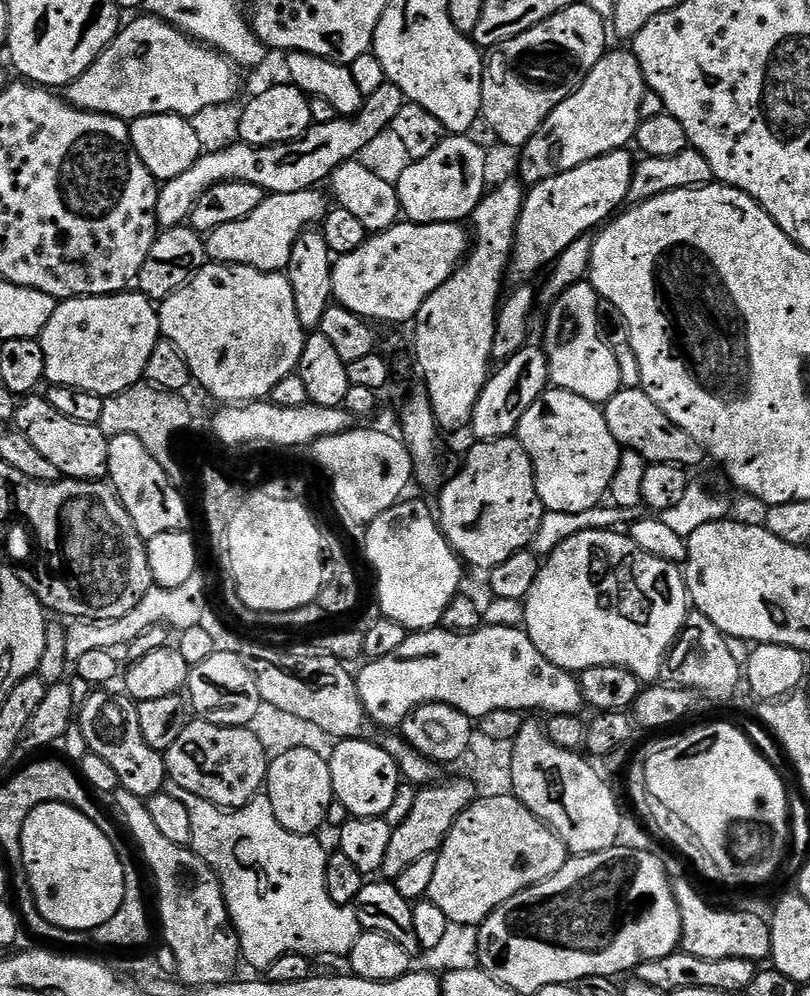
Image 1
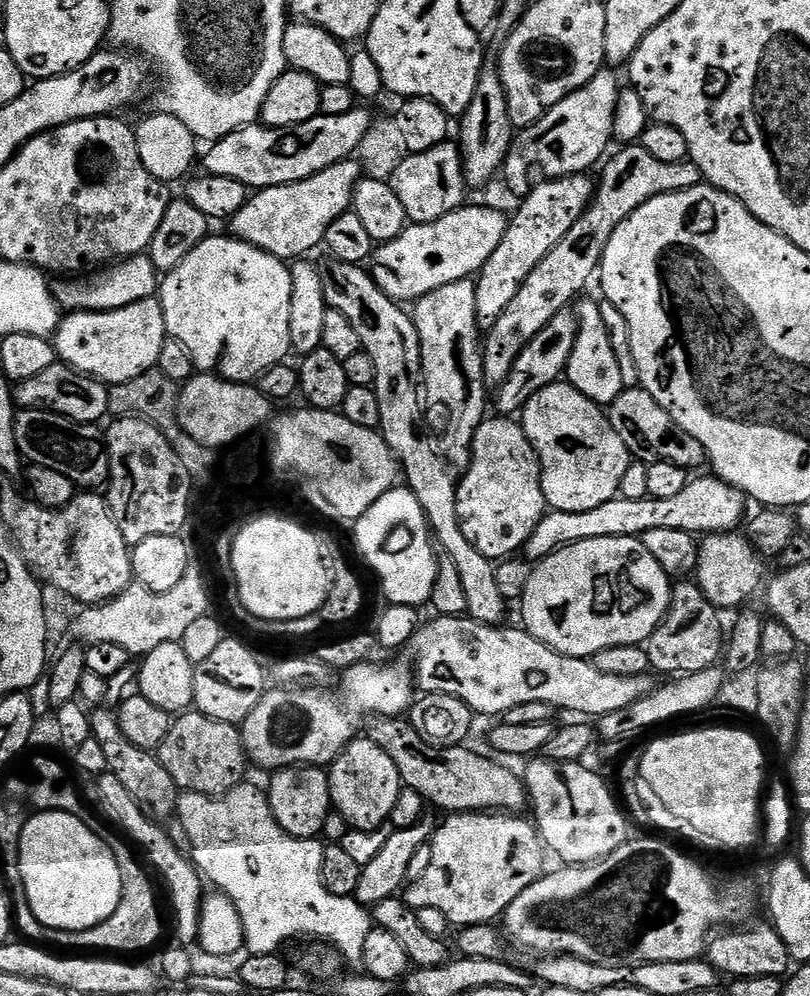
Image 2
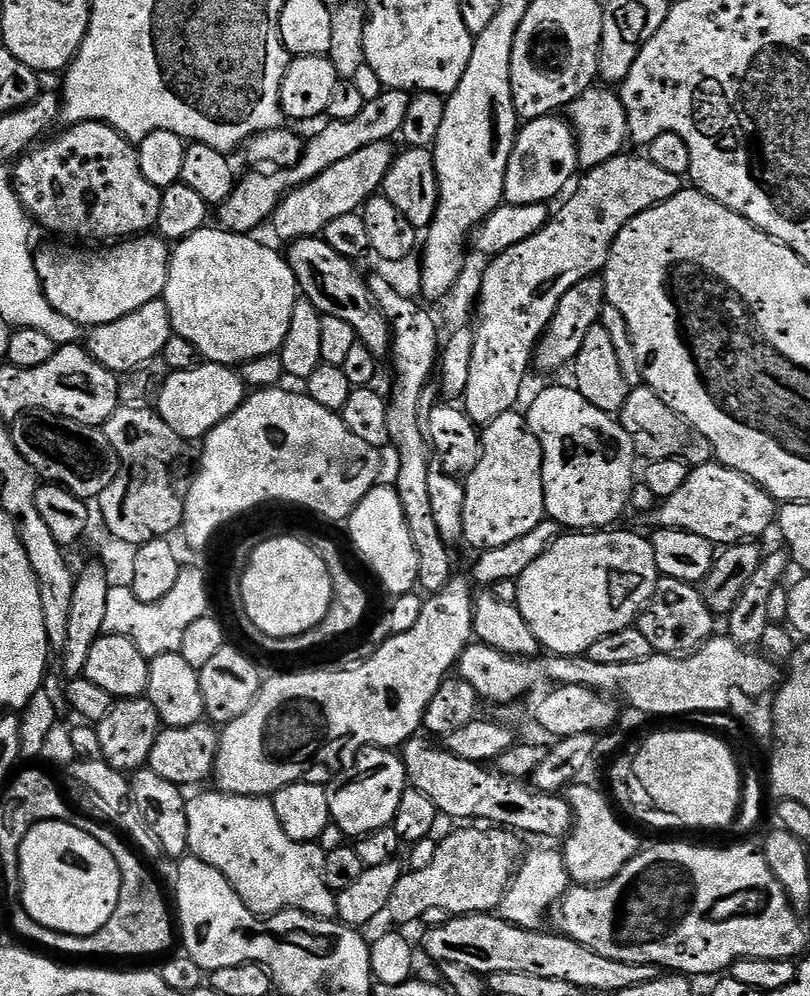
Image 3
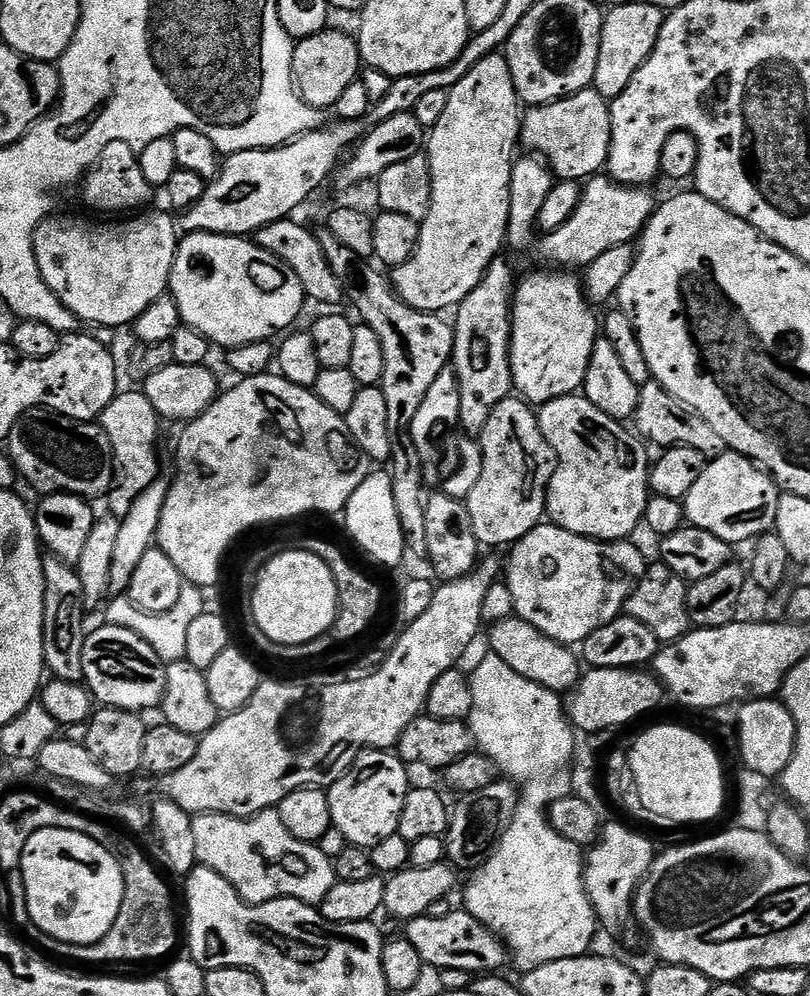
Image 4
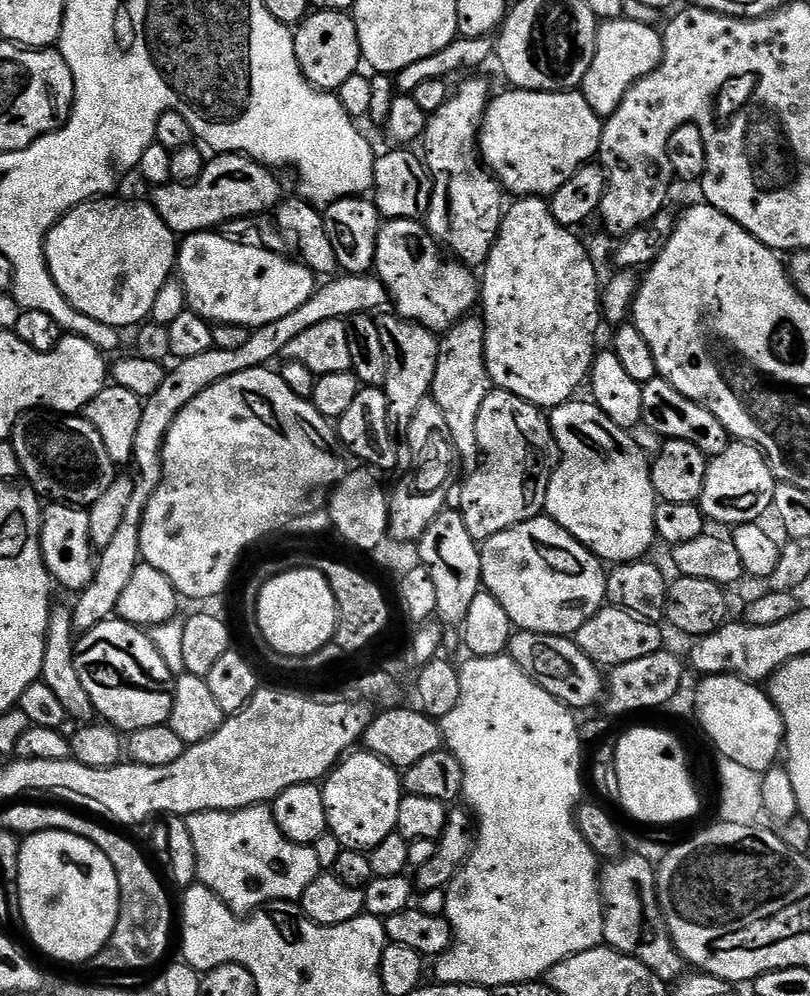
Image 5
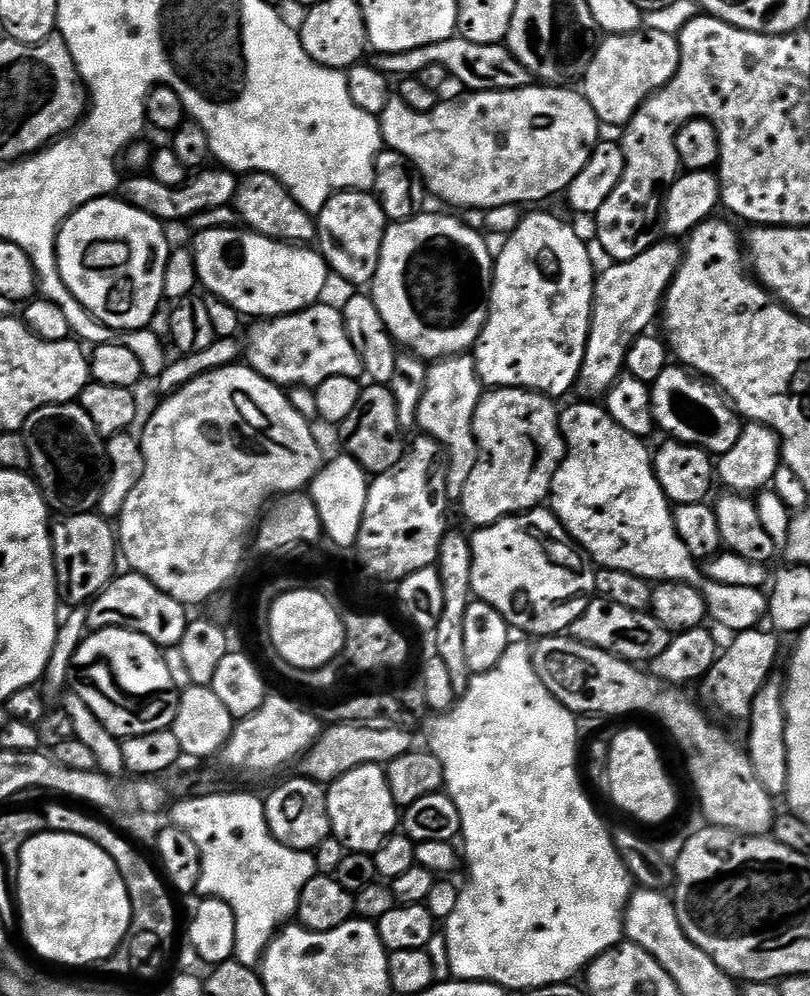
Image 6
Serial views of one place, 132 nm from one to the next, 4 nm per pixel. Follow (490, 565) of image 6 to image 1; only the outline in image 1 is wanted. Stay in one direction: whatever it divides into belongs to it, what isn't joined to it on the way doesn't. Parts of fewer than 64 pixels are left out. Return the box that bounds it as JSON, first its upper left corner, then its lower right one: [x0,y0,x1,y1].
[524,530,690,682]

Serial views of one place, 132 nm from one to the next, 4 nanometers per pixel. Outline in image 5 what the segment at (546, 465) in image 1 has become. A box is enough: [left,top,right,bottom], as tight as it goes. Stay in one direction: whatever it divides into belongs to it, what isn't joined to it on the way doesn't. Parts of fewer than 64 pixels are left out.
[544,398,658,565]

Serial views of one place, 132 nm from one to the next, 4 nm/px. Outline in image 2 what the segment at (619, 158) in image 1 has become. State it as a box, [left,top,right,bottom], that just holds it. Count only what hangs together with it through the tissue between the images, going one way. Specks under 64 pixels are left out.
[475,175,597,330]

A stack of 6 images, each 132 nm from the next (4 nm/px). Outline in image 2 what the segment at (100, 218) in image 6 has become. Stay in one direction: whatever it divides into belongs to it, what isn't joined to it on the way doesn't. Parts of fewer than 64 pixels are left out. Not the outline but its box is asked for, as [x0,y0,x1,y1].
[51,254,158,312]

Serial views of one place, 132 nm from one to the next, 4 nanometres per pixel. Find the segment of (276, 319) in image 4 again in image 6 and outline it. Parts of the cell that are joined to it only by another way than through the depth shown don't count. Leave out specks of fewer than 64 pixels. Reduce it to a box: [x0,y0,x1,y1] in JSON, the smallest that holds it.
[194,226,330,317]

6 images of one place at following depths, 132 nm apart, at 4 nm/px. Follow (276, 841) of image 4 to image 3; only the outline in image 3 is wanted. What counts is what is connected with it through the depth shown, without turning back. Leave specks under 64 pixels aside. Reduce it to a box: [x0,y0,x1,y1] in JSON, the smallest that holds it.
[186,791,336,918]

